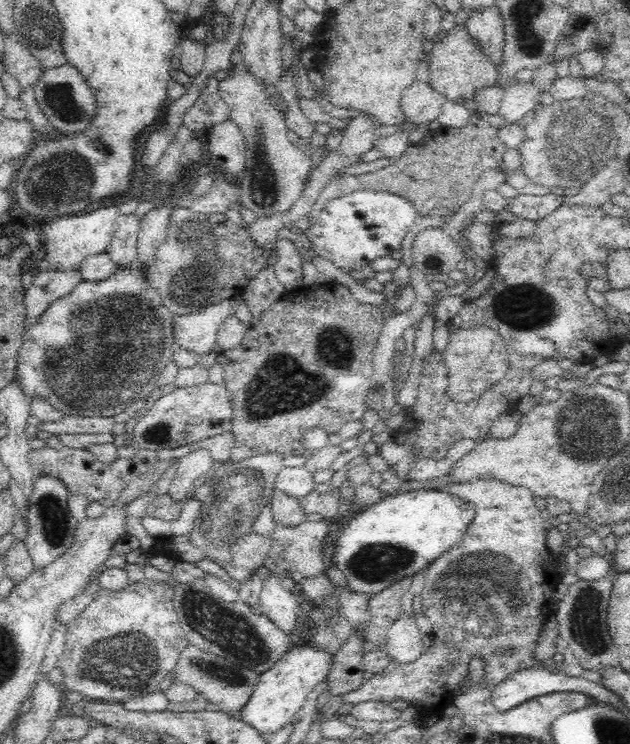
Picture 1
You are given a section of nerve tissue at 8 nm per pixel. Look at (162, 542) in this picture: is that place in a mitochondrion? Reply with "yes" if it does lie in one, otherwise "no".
no

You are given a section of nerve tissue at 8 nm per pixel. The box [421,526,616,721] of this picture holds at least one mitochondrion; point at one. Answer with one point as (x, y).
(485, 587)

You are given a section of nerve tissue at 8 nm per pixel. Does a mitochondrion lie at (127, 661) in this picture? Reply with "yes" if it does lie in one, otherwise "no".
yes

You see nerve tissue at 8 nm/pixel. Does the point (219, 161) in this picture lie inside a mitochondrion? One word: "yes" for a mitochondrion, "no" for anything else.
no

